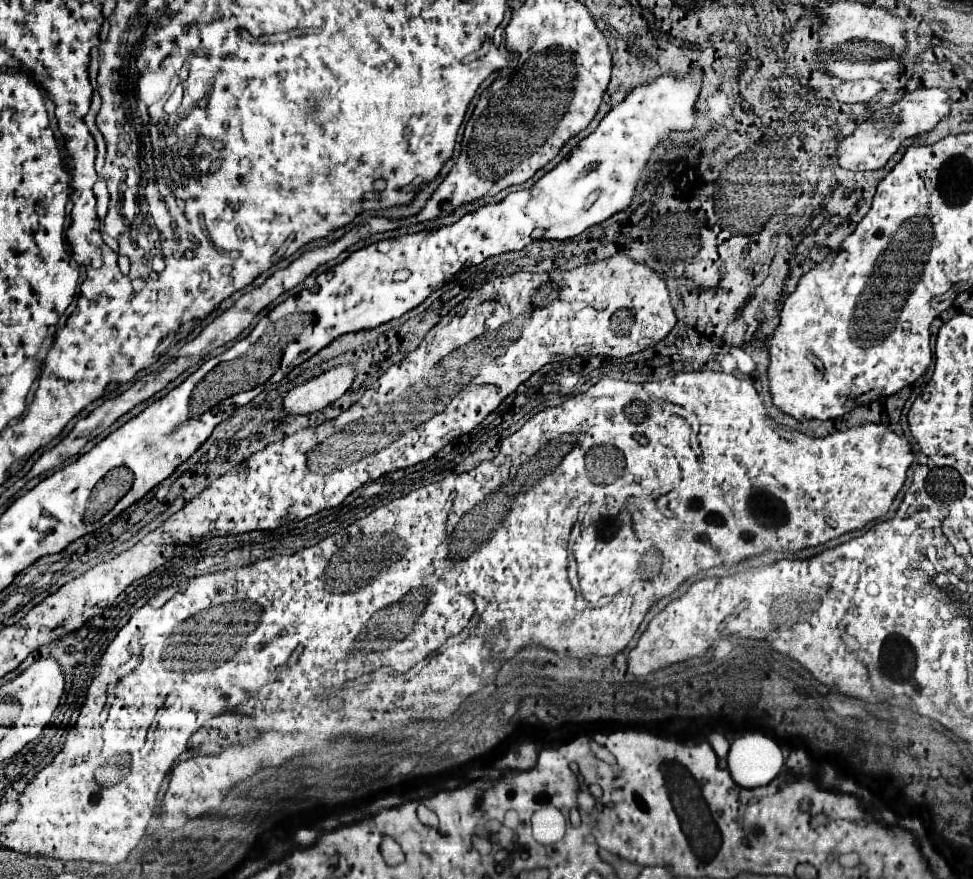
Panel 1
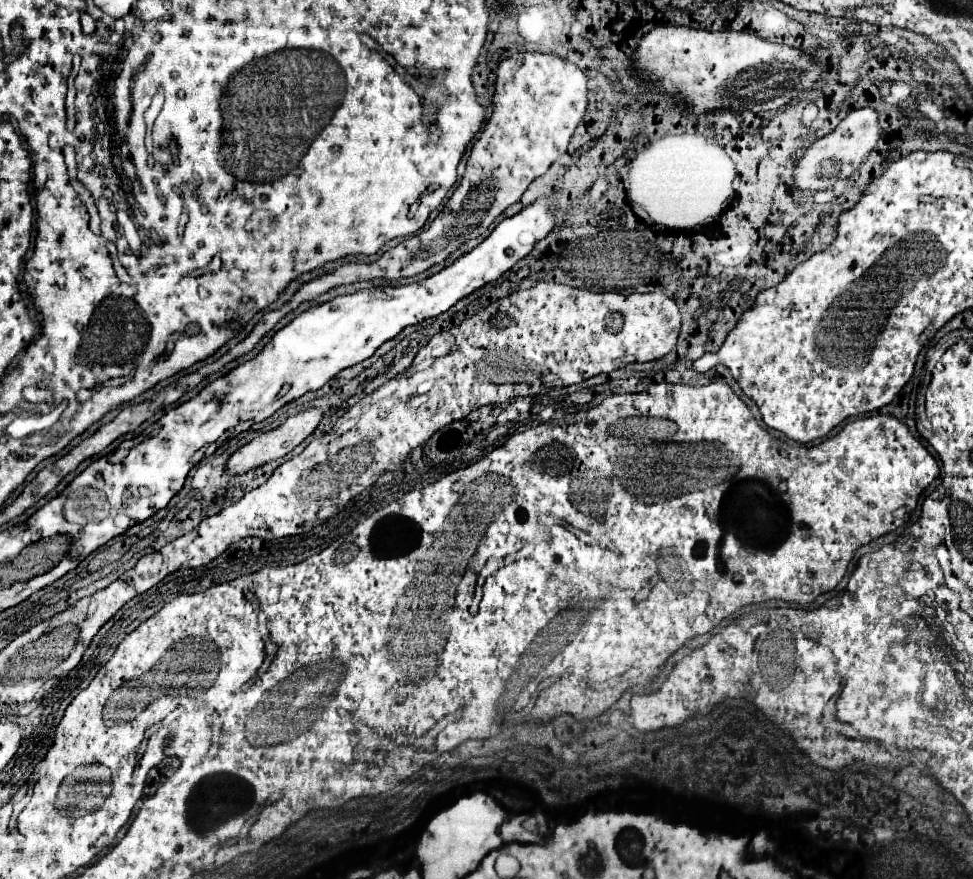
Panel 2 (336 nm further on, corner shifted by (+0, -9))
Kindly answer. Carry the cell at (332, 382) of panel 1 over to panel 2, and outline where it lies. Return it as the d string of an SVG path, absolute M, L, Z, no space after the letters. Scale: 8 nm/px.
M312 407L312 409L306 409L306 411L300 411L298 415L288 417L288 419L286 419L280 427L276 427L274 431L268 431L268 433L264 433L264 435L252 439L252 441L250 441L248 445L244 445L242 449L238 449L238 451L226 461L228 473L230 473L230 475L242 475L242 473L248 473L248 471L260 467L260 465L266 465L266 463L270 463L270 461L274 461L274 459L284 457L284 455L290 453L294 447L298 447L308 435L314 433L314 429L318 427L320 419L322 419L322 411L320 411L320 409L314 409L314 407Z

